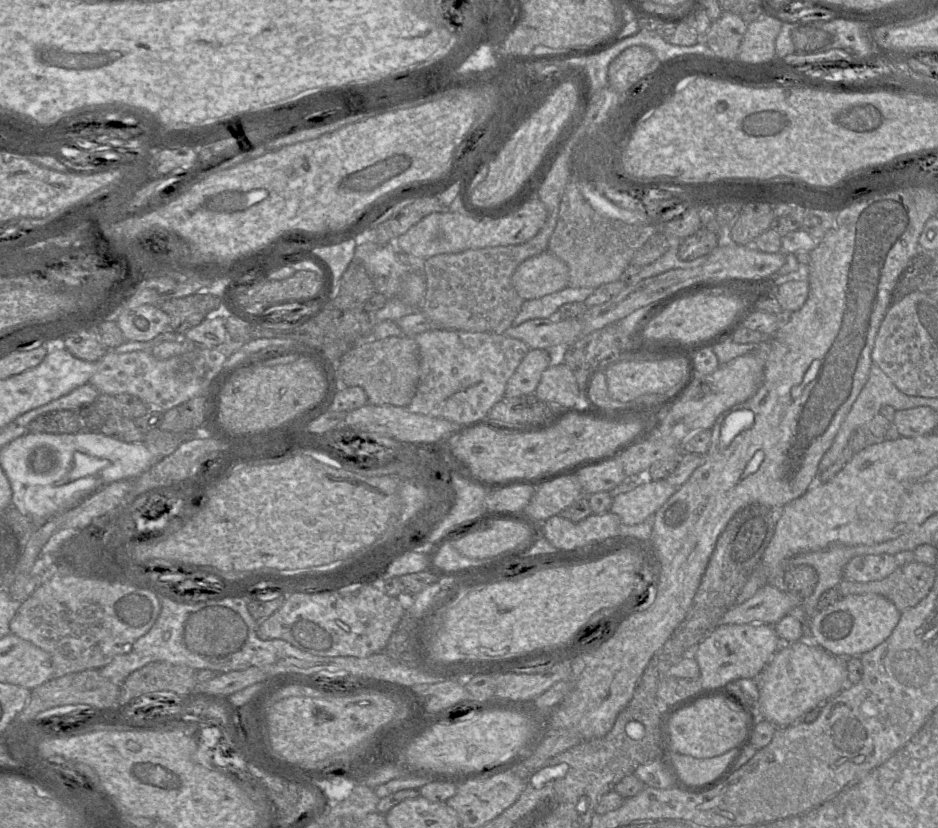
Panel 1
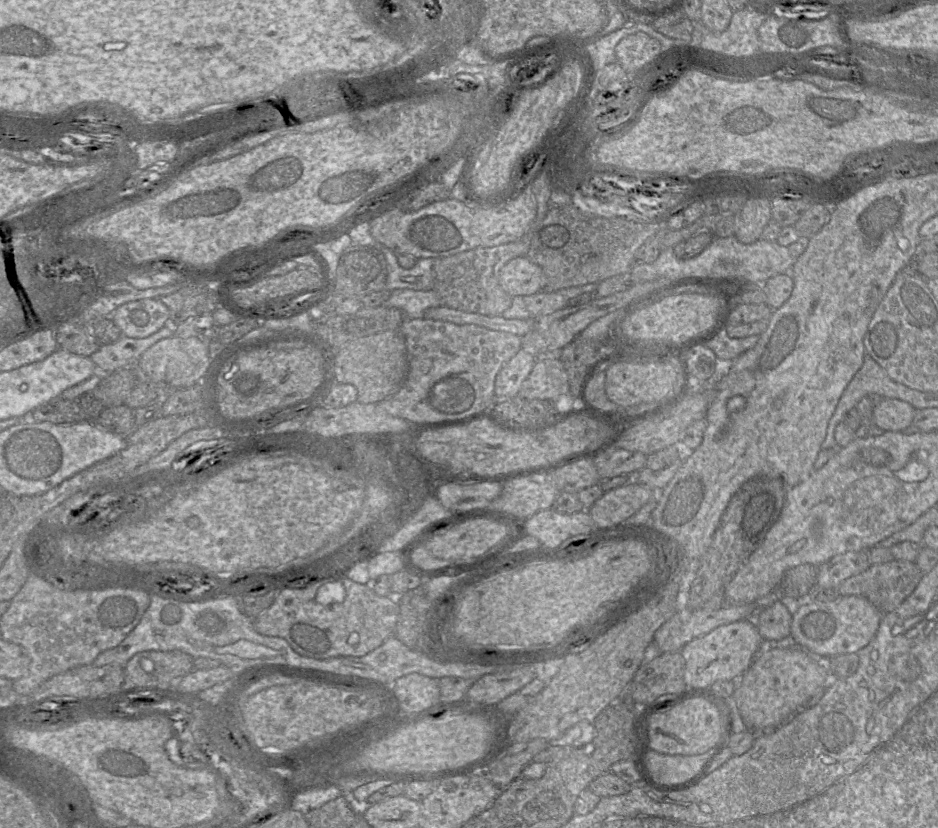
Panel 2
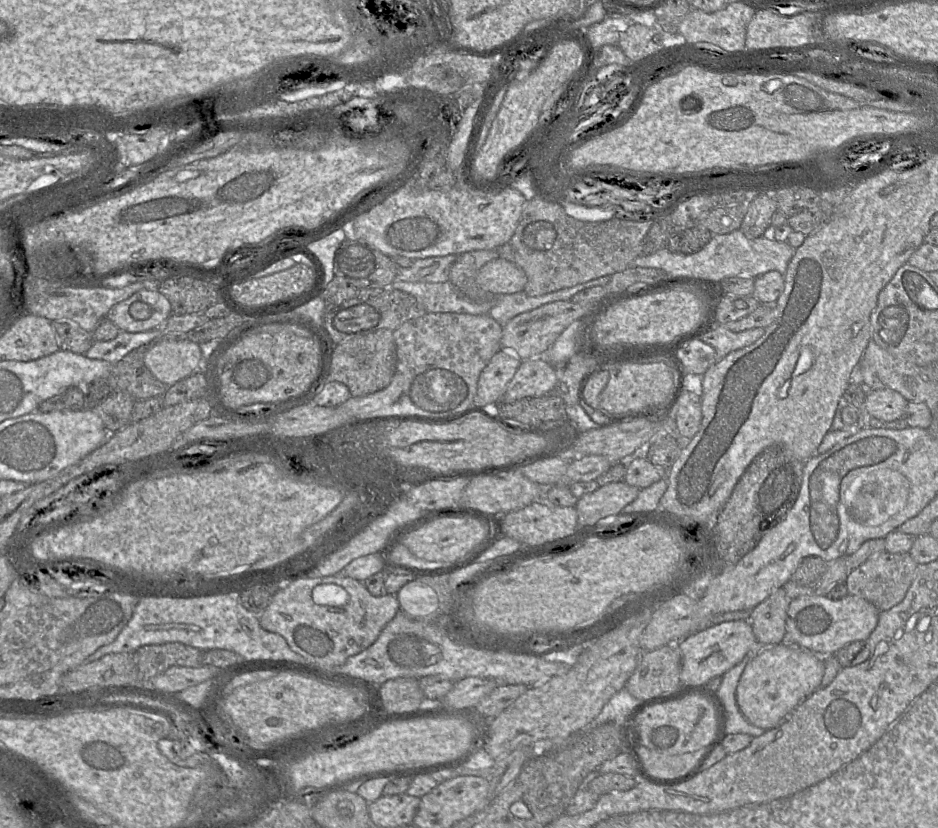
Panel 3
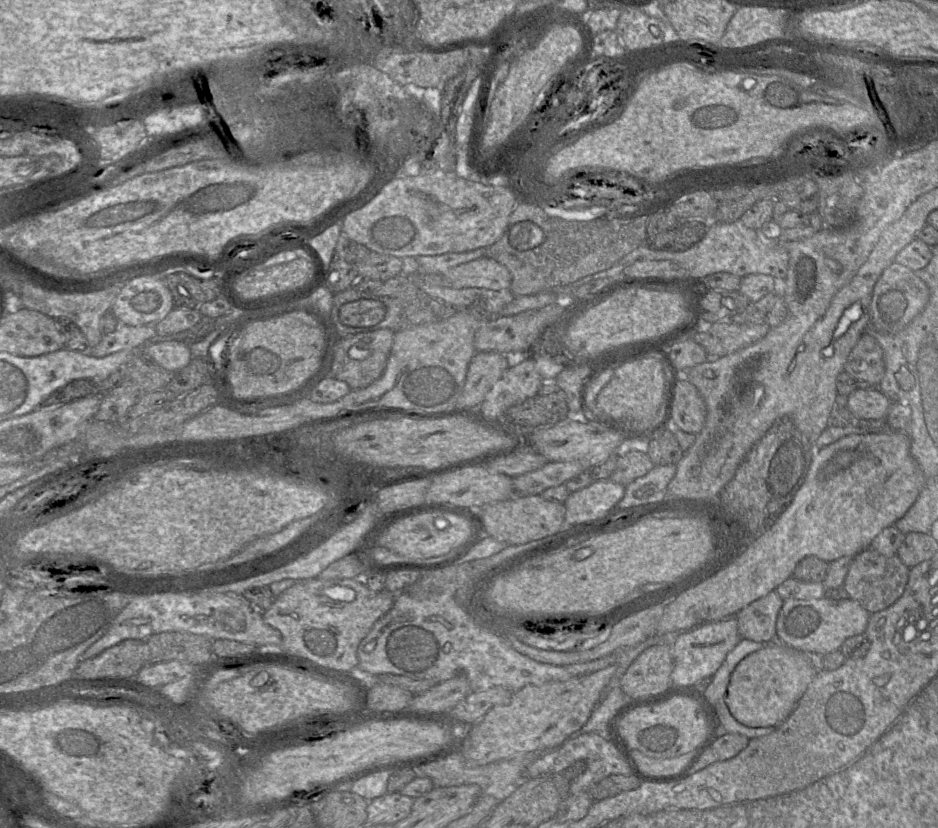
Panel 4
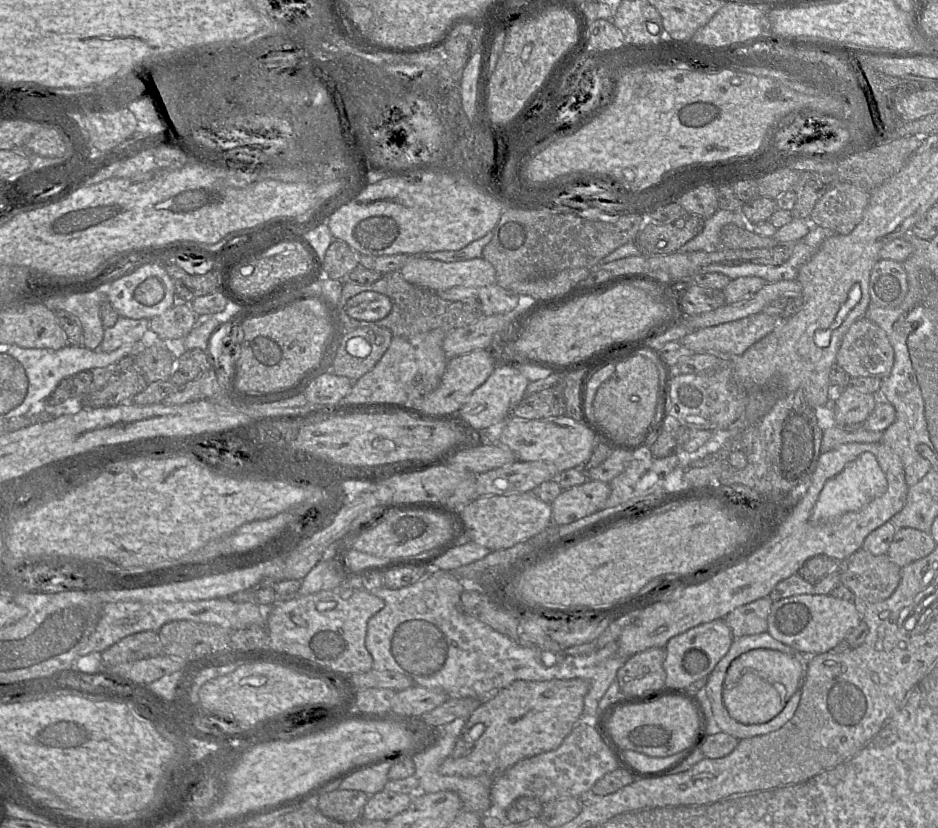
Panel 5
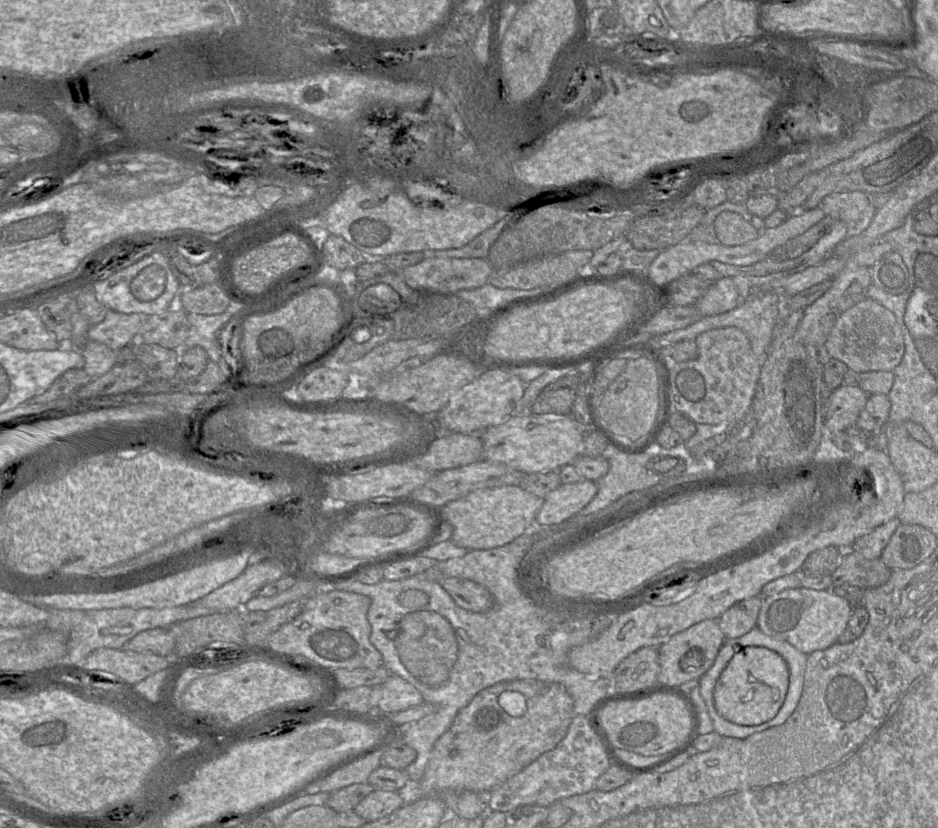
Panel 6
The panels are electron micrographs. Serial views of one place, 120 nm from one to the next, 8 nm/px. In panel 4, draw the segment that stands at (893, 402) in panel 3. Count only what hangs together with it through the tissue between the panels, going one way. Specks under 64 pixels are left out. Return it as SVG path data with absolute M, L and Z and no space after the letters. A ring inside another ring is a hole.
M878 387L857 388L847 396L846 408L860 420L885 420L891 404Z

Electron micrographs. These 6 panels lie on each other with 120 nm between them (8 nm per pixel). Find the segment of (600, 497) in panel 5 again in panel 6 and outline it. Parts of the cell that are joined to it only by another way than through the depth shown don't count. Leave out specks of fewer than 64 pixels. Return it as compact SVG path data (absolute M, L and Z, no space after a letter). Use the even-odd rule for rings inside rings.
M581 480L561 484L543 499L535 518L535 526L557 526L574 517L597 494L597 483Z

